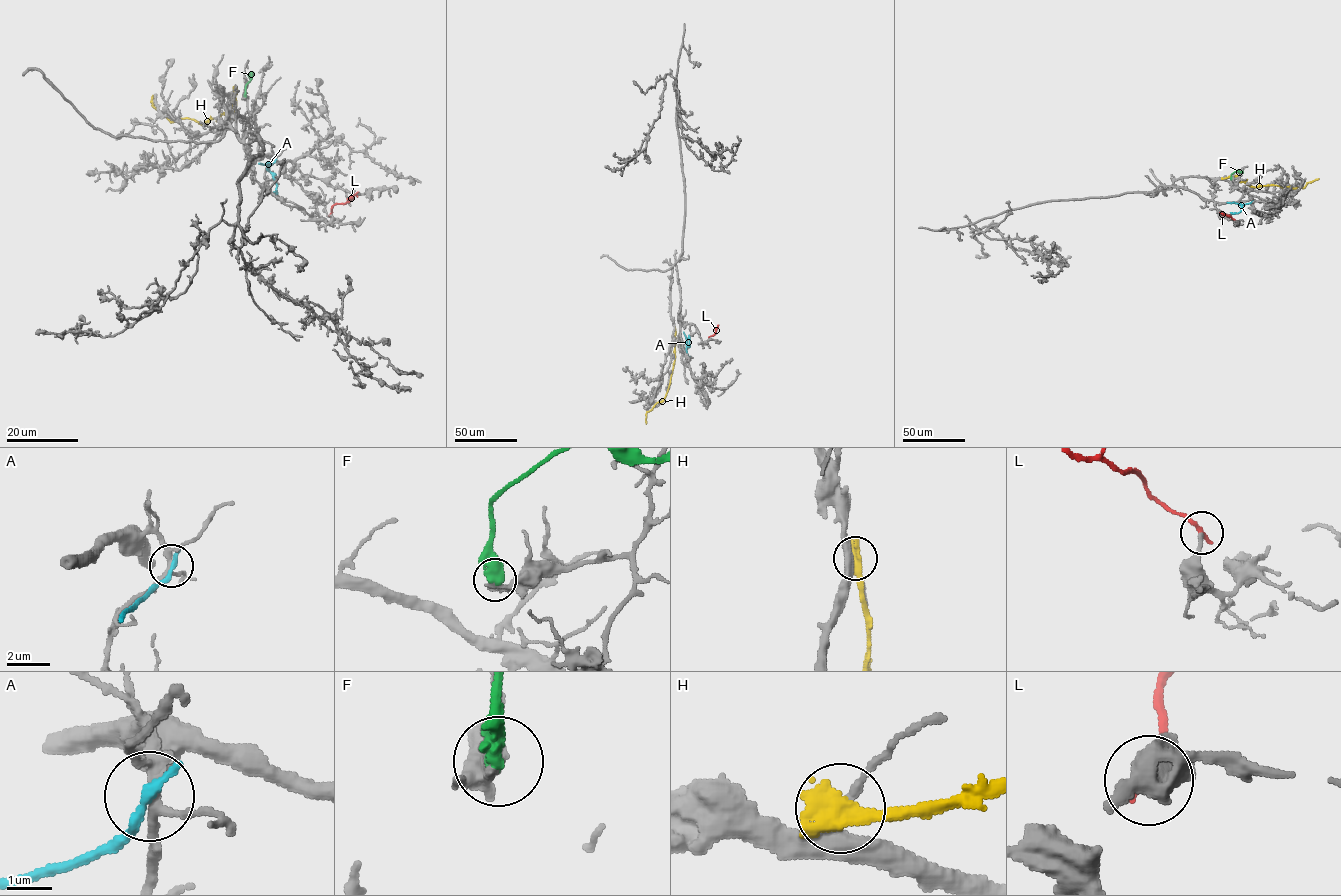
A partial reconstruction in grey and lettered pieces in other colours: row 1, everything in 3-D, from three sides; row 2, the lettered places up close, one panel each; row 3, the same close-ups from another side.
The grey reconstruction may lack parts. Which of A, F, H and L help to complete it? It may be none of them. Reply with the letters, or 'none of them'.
none of them

